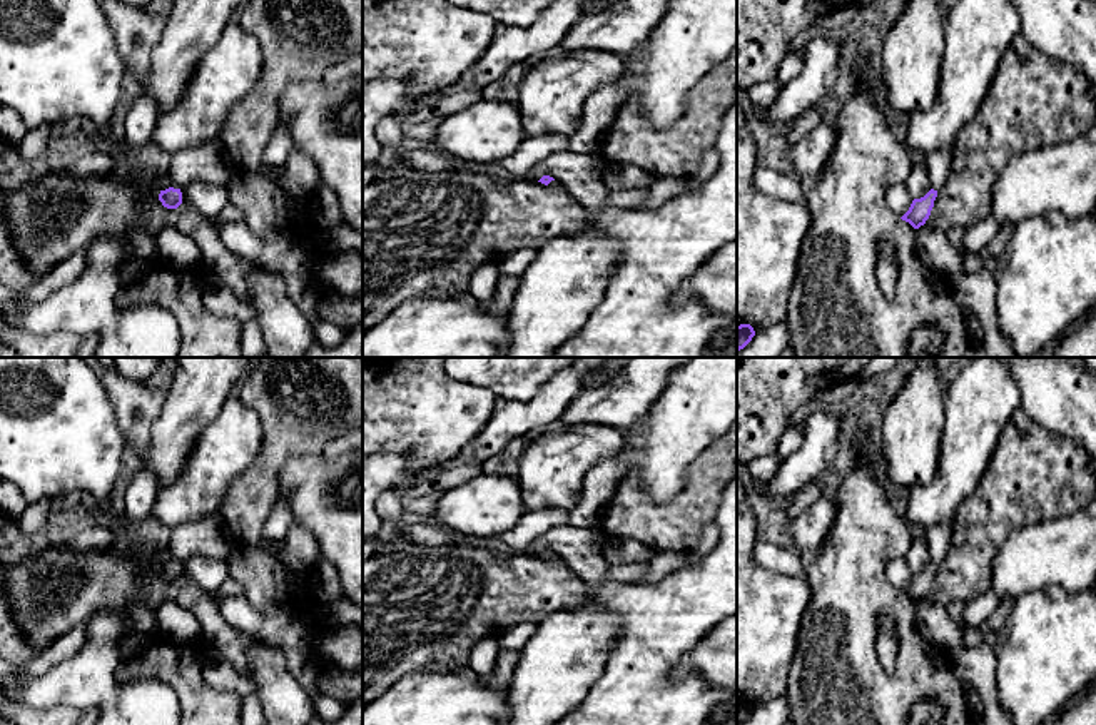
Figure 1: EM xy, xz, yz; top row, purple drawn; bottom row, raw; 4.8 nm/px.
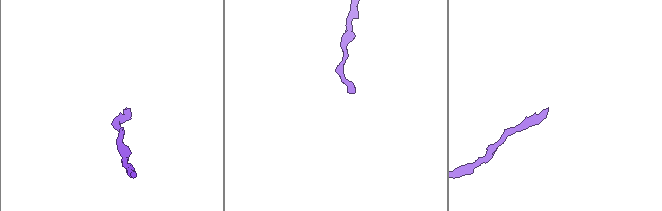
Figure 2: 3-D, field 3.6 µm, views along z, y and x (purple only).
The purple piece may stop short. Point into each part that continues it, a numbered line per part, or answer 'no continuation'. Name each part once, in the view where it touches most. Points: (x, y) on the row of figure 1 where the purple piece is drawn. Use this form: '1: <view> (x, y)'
1: xy (208, 162)

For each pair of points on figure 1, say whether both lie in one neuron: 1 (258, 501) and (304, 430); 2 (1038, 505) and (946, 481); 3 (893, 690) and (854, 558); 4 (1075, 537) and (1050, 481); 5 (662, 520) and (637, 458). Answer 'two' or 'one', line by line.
1: one
2: two
3: one
4: two
5: two

